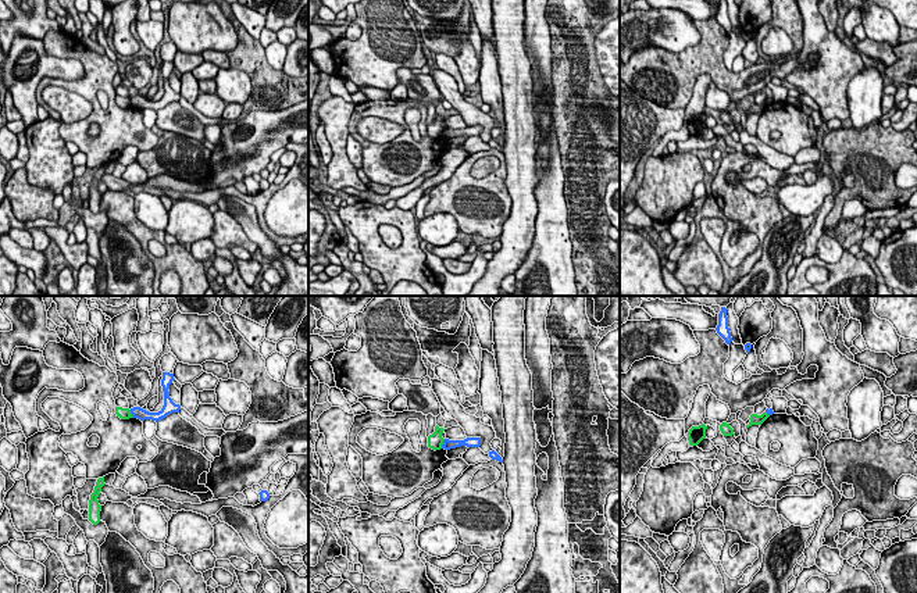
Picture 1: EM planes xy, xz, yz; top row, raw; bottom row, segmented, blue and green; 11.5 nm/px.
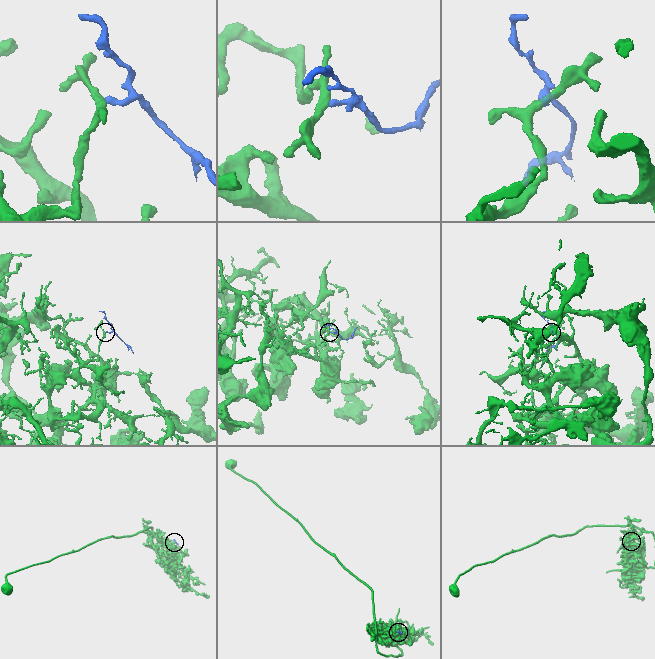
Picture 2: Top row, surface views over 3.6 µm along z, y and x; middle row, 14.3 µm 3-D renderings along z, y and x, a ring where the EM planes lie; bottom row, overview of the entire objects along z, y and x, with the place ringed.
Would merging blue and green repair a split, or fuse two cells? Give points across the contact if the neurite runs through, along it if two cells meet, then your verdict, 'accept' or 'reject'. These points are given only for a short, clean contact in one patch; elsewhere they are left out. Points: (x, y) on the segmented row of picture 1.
border along xz (445, 439), (441, 447); reject

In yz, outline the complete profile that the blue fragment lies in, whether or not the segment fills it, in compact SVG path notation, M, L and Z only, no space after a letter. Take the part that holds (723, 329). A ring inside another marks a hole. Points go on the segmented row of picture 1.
M721 307L721 311L718 314L718 325L717 325L716 331L725 340L727 344L729 344L732 342L731 332L728 328L728 317L727 317L725 307Z

